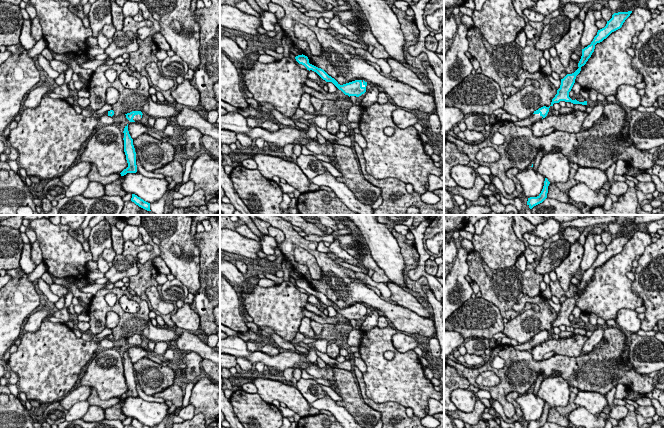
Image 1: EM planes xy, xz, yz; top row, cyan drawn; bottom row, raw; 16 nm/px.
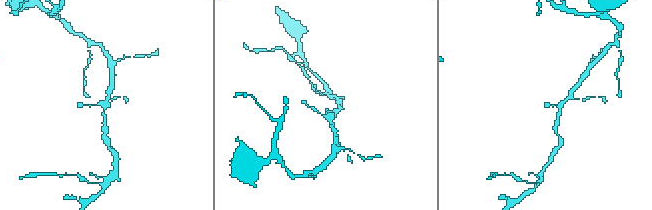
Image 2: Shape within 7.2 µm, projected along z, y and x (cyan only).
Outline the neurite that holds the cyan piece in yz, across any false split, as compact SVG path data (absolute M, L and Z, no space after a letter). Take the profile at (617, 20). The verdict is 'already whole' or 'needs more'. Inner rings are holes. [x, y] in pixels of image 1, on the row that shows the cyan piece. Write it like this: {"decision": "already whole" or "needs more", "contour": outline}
{"decision": "already whole", "contour": "M632 11L614 13L612 15L612 18L607 21L606 26L598 30L597 35L594 37L591 44L582 49L582 56L578 63L579 68L574 73L567 74L563 79L561 79L560 88L557 90L557 94L552 99L550 106L553 106L554 103L559 103L560 101L587 105L587 101L579 102L576 99L572 100L569 97L569 92L571 91L575 83L576 76L580 73L581 67L584 66L588 59L591 57L592 53L594 52L595 45L606 39L612 32L620 29L631 13Z"}

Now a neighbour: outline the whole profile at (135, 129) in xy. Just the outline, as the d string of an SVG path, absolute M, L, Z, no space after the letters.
M130 122L128 124L128 131L131 138L134 140L140 135L146 133L148 131L148 128L141 122Z

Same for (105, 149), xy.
M114 124L99 128L89 138L80 160L95 165L101 176L120 174L128 167L120 129Z

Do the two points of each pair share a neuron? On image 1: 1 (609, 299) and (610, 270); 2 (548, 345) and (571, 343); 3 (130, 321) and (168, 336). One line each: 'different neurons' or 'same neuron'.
1: same neuron
2: same neuron
3: same neuron

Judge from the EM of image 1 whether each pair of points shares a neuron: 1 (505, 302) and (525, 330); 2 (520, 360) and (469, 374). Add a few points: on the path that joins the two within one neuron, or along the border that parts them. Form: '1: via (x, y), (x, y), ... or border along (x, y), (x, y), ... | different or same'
1: border along (519, 313), (508, 321) | different
2: via (507, 371), (482, 368) | same

